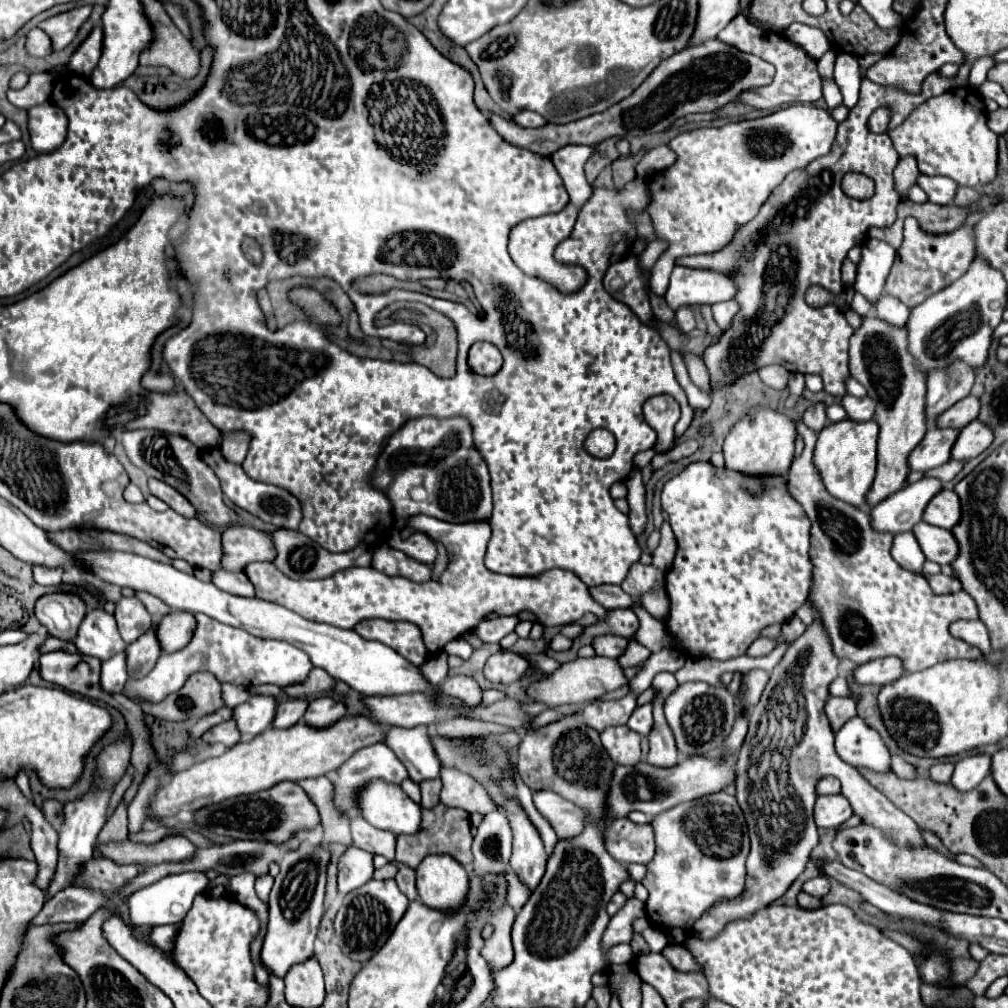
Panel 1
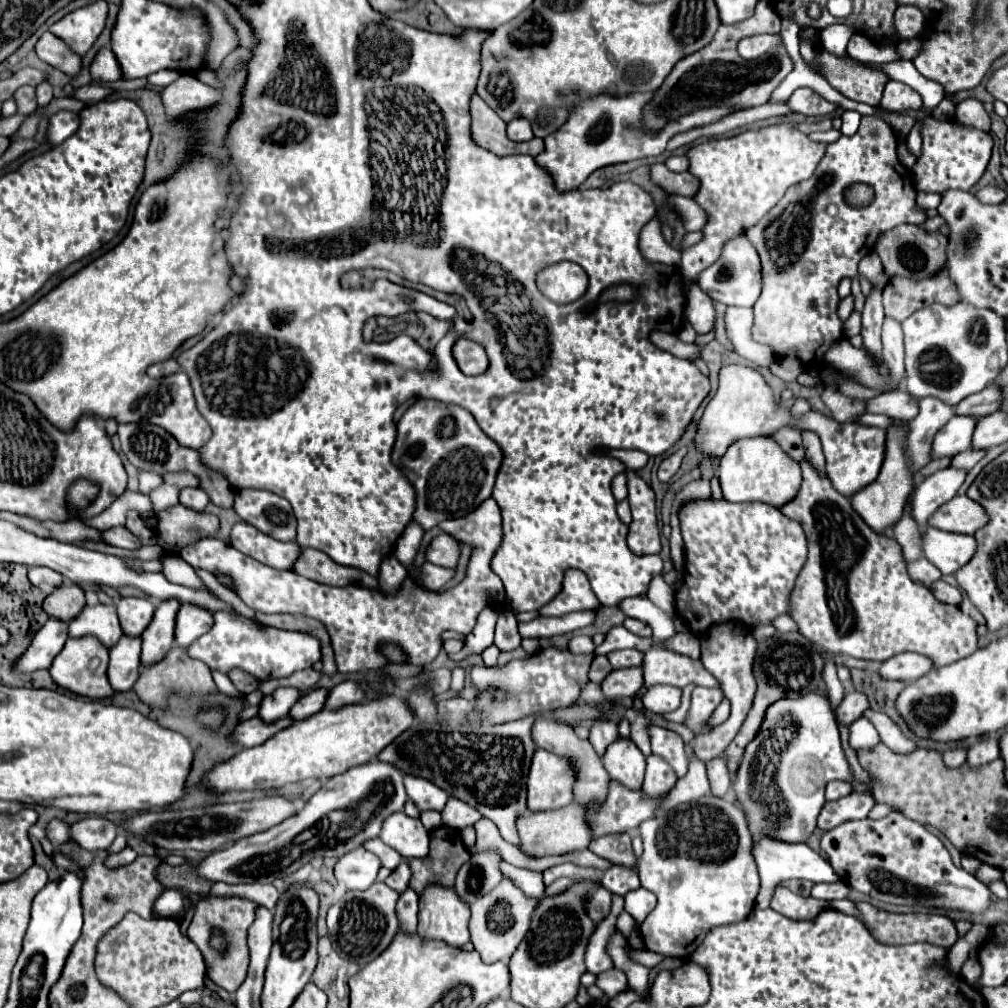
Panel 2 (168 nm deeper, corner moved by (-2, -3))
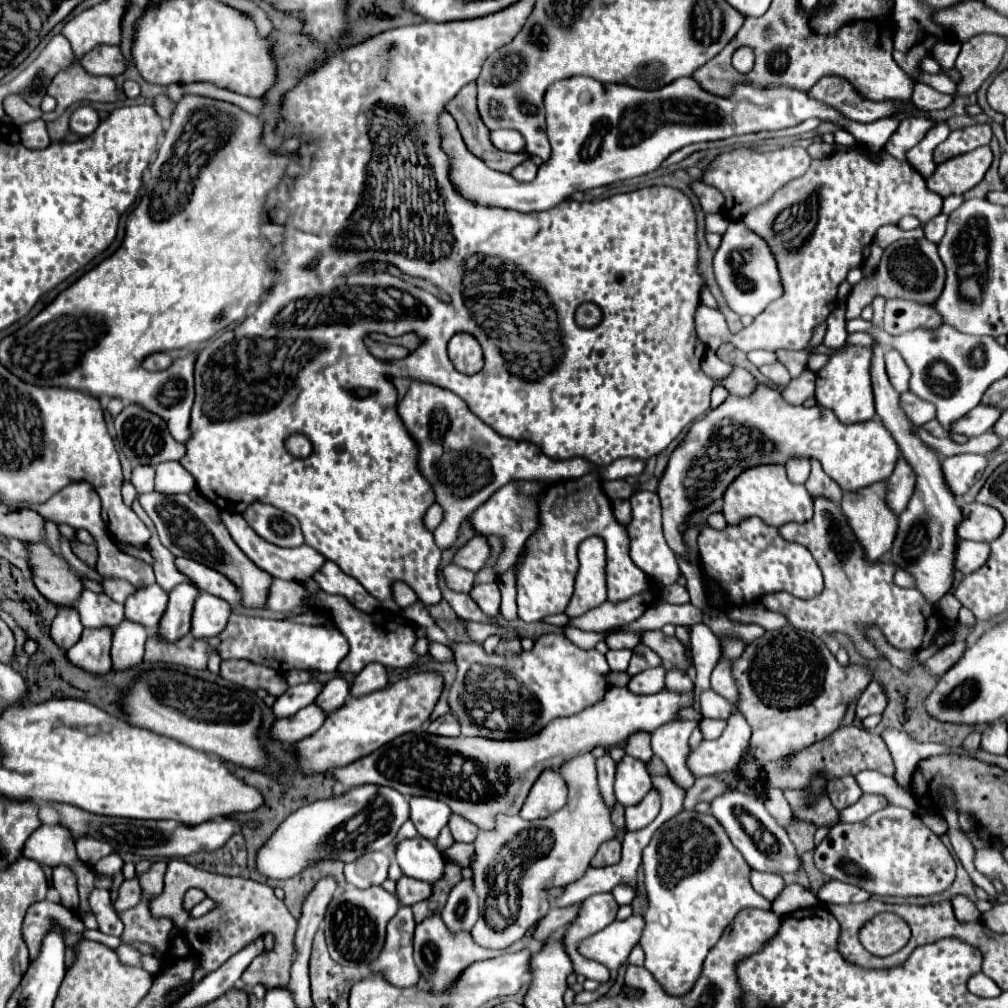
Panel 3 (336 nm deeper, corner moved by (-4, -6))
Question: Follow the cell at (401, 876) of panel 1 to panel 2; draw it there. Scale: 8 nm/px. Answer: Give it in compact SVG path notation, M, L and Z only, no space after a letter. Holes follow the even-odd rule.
M407 889L397 901L397 919L401 933L413 933L417 929L417 893Z

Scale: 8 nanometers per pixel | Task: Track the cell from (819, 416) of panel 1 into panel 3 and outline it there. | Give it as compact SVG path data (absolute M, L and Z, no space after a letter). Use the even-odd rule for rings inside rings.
M811 458L811 474L805 482L805 488L809 490L809 494L819 494L819 496L825 496L825 498L831 498L833 502L839 502L841 496L843 496L843 490L823 472L819 460Z

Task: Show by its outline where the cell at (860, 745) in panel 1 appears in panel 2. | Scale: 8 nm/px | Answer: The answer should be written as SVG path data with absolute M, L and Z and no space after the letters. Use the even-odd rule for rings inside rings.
M859 717L855 723L851 723L849 729L849 745L853 749L871 749L879 743L879 733L867 717Z

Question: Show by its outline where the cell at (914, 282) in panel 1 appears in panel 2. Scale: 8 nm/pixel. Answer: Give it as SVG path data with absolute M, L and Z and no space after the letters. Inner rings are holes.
M947 269L923 281L907 281L903 277L895 277L883 289L885 315L897 321L905 321L913 311L919 311L921 307L929 307L933 303L951 307L957 301L957 287L951 283Z

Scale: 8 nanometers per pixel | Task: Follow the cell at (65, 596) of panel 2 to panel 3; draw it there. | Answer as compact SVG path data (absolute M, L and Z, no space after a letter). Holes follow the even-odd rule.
M45 542L31 544L31 558L33 564L33 580L39 592L59 608L75 606L83 592L81 578L71 570L67 562L51 552Z

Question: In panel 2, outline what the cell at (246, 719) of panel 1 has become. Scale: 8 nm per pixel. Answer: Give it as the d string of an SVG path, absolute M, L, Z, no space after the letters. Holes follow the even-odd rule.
M285 687L285 689L277 689L275 693L263 697L261 701L261 709L259 709L259 717L267 723L277 721L281 717L285 717L289 713L289 709L293 707L293 703L301 697L301 691L297 691L295 687Z

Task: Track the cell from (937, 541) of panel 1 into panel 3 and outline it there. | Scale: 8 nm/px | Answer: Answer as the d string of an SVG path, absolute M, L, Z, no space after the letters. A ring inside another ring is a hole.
M957 540L955 548L955 570L961 574L971 574L989 558L989 544L985 542L971 542L971 540Z

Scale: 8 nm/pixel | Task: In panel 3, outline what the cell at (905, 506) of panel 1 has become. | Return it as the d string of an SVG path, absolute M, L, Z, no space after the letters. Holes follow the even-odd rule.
M957 454L945 458L941 462L941 468L943 468L943 478L947 488L955 496L963 496L983 474L987 462L989 458L981 454Z

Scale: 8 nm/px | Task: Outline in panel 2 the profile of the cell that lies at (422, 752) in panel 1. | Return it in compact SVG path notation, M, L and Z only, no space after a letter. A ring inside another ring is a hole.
M405 777L405 789L407 789L409 801L413 801L419 811L439 811L441 813L449 799L449 795L443 789L419 777Z

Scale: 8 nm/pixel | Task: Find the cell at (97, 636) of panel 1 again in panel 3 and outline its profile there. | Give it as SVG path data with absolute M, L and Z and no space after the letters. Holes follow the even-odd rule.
M85 590L75 608L85 628L115 630L123 622L123 604L113 602L107 594L93 594Z

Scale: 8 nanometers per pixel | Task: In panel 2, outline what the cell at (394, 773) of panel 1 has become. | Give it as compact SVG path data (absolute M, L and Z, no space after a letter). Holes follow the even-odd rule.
M371 761L371 763L351 767L345 773L331 777L309 801L303 803L303 807L295 815L291 815L277 827L271 827L269 831L263 831L257 835L249 835L223 851L211 853L203 863L197 865L197 873L203 875L205 879L223 881L231 885L233 883L273 883L279 877L287 877L295 873L299 867L303 867L307 861L315 857L323 855L323 857L341 859L341 855L361 847L365 841L379 837L381 823L389 815L401 811L405 801L407 801L407 793L403 787L403 777L391 763Z

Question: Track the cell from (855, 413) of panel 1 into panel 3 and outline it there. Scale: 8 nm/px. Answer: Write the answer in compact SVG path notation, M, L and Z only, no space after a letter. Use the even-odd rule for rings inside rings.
M905 392L899 402L901 402L901 410L905 412L905 416L911 418L911 422L915 422L915 426L923 426L925 422L935 418L935 406L923 402L921 398L915 398L911 392Z

